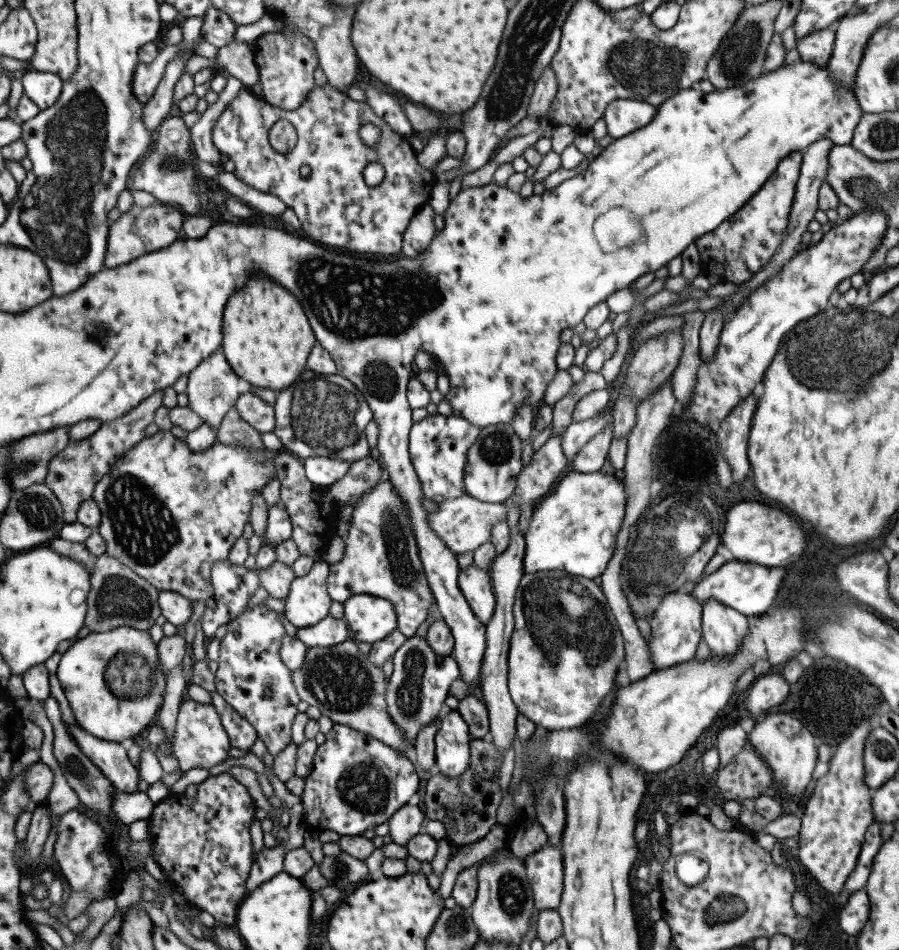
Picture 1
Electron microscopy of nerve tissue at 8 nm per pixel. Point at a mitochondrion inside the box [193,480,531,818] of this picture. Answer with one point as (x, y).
(340, 681)

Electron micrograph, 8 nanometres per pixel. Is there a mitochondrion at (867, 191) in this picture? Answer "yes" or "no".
yes

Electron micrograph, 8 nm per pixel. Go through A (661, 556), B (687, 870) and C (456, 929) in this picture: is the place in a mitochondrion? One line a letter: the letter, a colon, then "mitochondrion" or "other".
A: mitochondrion
B: other
C: mitochondrion

